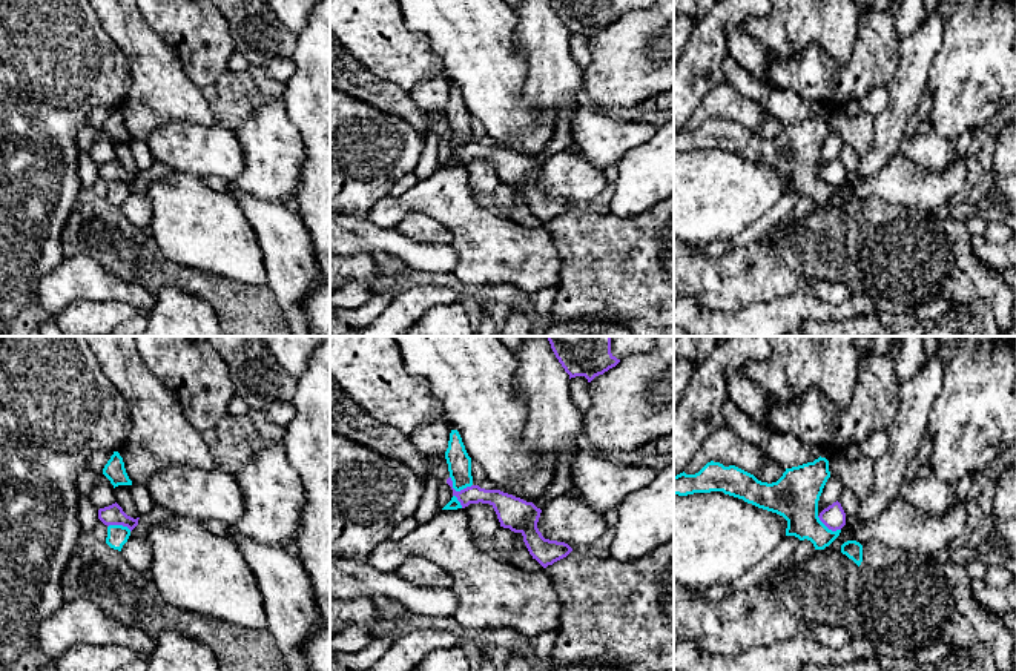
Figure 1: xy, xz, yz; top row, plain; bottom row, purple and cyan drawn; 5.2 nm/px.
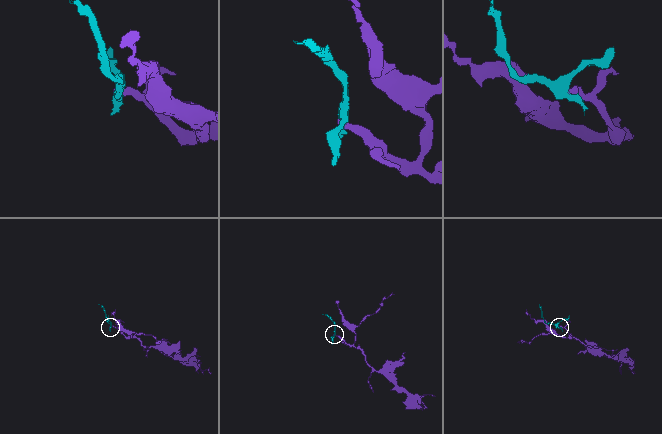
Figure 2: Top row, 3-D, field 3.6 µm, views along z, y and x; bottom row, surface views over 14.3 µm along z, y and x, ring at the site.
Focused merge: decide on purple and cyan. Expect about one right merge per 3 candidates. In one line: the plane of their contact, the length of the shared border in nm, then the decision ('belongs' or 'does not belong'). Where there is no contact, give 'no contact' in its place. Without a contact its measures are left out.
xz | 130 nm | does not belong

